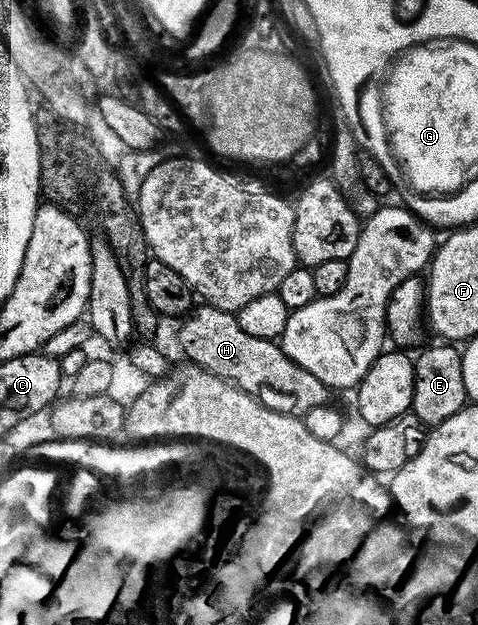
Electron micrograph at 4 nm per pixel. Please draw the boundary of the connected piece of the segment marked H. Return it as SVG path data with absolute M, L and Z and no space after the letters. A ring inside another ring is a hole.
M205 303L194 311L182 321L185 322L178 331L178 343L191 364L237 385L270 410L293 417L305 416L308 411L329 402L330 390L327 386L316 375L288 359L277 342L248 335L233 313L220 311Z

